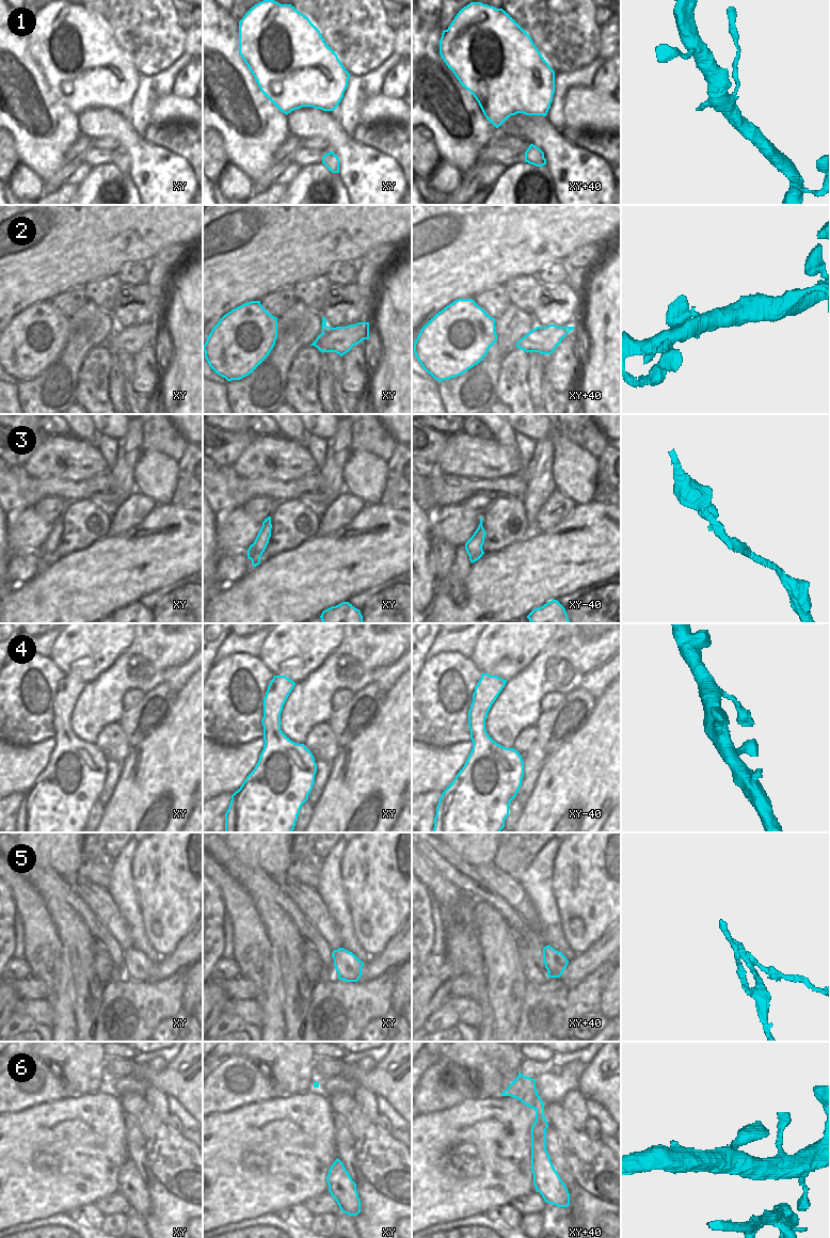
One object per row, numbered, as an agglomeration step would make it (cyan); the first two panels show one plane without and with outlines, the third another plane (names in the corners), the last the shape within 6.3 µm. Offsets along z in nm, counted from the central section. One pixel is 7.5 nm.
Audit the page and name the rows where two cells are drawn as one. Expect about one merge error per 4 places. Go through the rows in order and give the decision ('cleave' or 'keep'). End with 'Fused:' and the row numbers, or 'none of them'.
1: cleave
2: cleave
3: keep
4: keep
5: cleave
6: keep
Fused: 1, 2, 5

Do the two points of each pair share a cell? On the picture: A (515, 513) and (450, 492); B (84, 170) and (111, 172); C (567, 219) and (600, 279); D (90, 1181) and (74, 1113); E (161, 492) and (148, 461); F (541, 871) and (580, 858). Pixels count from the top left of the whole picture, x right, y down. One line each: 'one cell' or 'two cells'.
A: two cells
B: two cells
C: two cells
D: one cell
E: one cell
F: two cells

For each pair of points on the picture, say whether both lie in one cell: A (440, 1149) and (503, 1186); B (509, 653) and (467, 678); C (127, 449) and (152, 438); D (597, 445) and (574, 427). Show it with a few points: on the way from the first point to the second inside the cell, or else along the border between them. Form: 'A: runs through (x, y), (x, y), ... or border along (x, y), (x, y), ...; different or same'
A: runs through (456, 1160), (477, 1160), (487, 1170); same
B: border along (471, 657), (481, 672); different
C: border along (142, 425), (143, 449); different
D: runs through (592, 440), (579, 427); same

